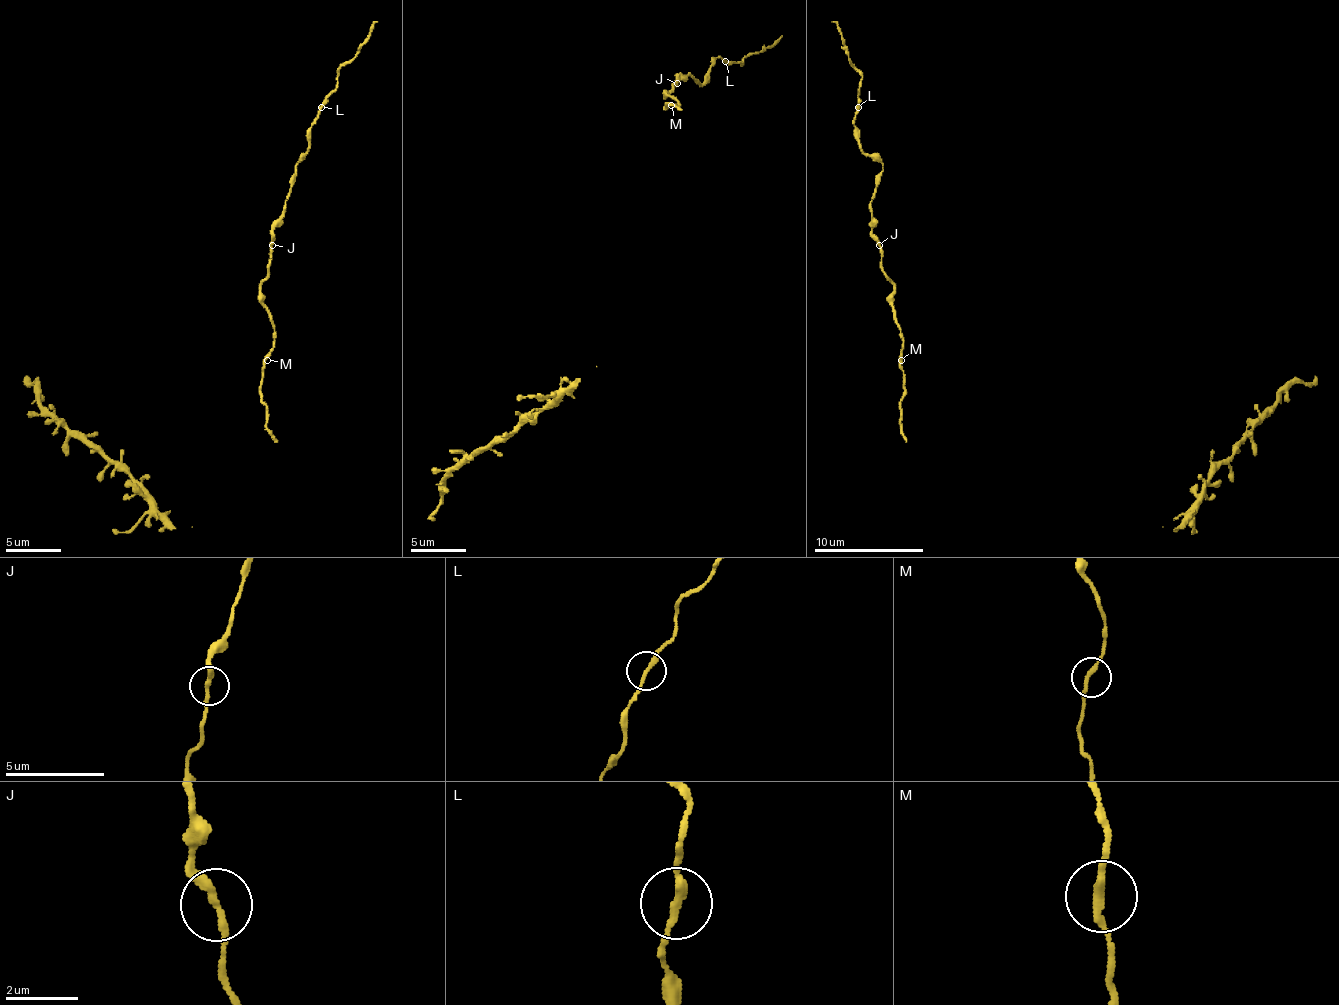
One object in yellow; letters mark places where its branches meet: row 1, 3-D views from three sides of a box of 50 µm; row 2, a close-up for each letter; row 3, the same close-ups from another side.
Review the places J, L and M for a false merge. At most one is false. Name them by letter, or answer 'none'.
none

